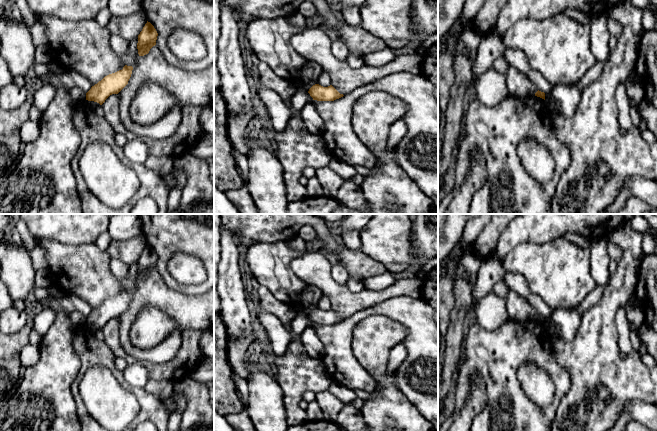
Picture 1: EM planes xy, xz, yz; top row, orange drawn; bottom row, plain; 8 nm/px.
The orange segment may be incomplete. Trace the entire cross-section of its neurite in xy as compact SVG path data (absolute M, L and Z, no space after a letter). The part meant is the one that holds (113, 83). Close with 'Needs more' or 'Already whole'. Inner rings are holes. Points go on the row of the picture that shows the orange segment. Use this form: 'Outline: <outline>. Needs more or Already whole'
Outline: M125 65L122 70L105 76L86 93L86 100L102 105L112 94L118 94L131 77L133 67Z. Already whole

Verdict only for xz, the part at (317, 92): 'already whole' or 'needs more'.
already whole

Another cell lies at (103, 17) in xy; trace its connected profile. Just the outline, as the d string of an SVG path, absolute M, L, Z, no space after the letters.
M107 8L102 9L95 17L95 20L103 27L107 27L112 14Z

